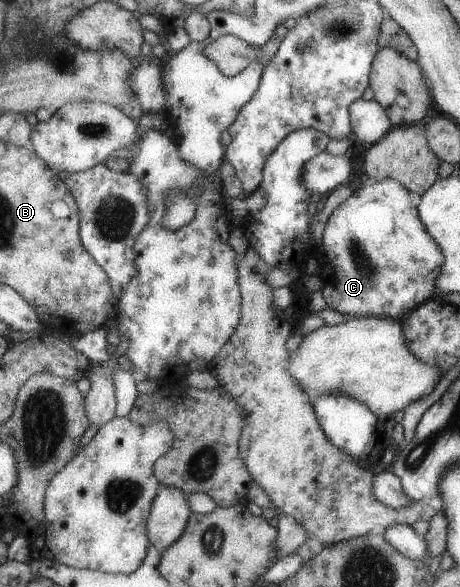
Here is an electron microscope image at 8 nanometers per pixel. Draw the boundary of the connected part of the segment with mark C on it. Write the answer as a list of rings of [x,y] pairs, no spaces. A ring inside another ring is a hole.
[[[394,179],[367,181],[360,189],[352,193],[342,205],[334,209],[334,212],[328,217],[324,225],[317,257],[321,268],[319,278],[322,281],[322,290],[320,289],[319,291],[324,297],[325,306],[354,317],[384,316],[386,318],[402,320],[410,311],[418,307],[420,303],[428,300],[428,296],[432,294],[432,290],[436,287],[435,280],[438,279],[440,267],[443,267],[443,253],[439,245],[436,244],[436,241],[427,233],[427,229],[424,228],[422,221],[419,219],[419,214],[416,214],[416,204],[414,204],[414,200],[410,196],[410,191]]]

